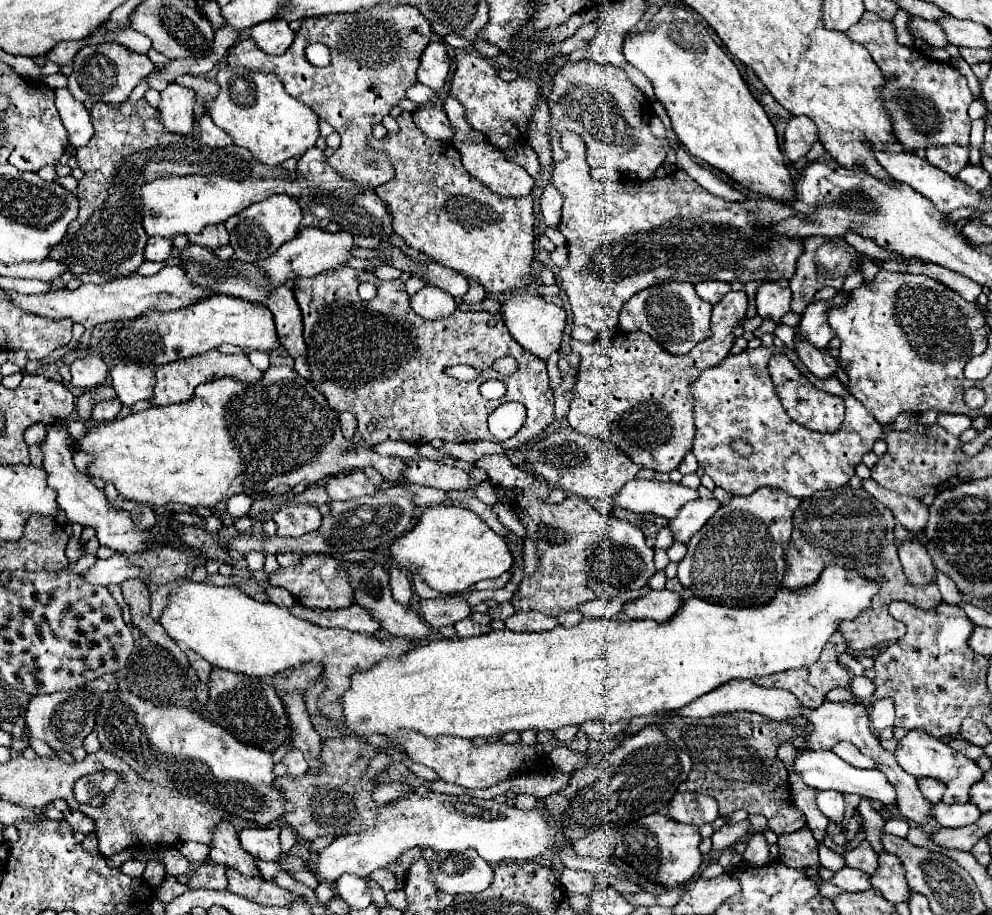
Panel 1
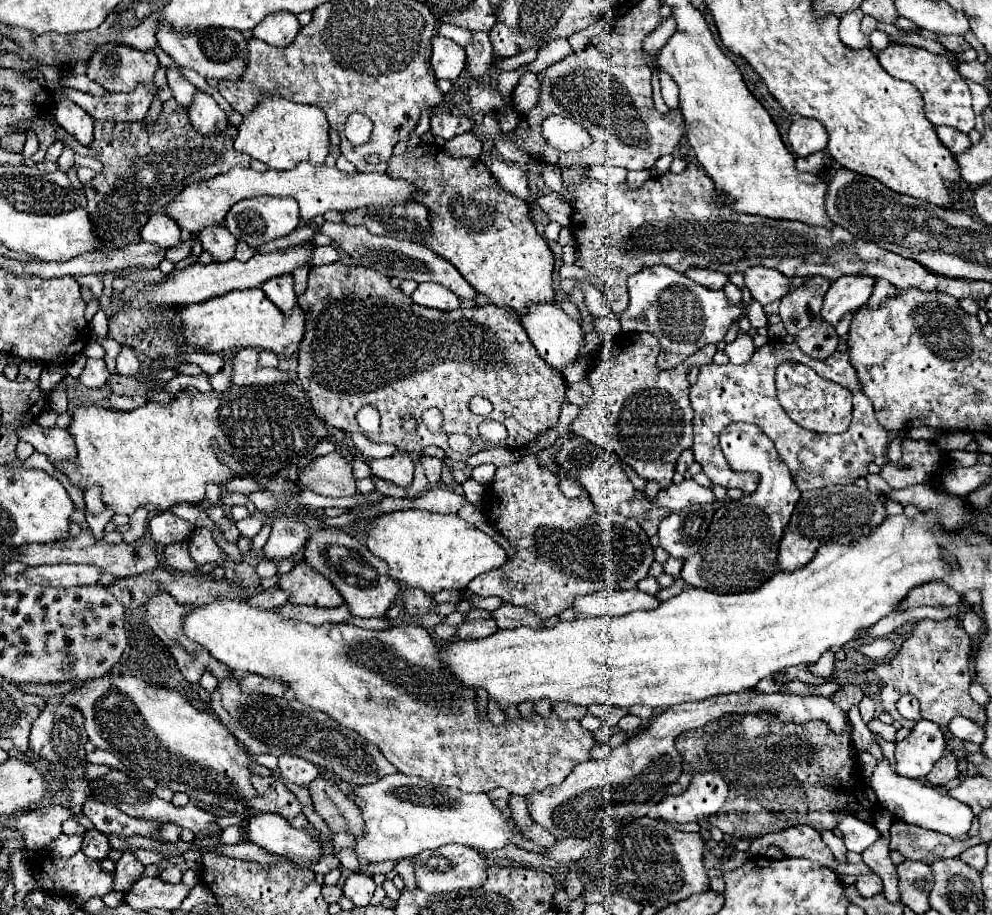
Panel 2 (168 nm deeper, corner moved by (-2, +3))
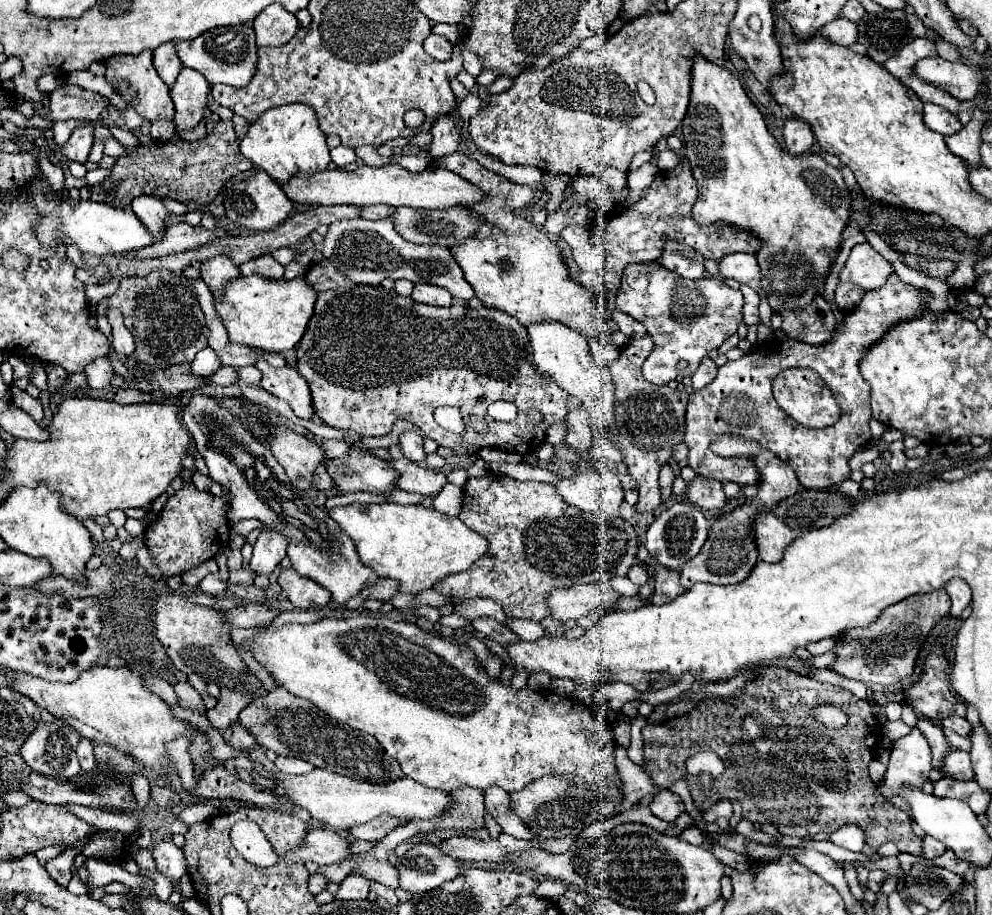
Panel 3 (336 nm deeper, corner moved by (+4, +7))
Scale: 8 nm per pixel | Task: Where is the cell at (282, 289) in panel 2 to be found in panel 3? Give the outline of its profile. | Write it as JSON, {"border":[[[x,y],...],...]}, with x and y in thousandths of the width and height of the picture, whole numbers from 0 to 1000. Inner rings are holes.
{"border":[[[263,280],[263,282],[255,282],[253,286],[247,286],[241,291],[243,293],[243,302],[255,302],[255,299],[265,299],[267,304],[285,304],[285,291],[273,280]]]}

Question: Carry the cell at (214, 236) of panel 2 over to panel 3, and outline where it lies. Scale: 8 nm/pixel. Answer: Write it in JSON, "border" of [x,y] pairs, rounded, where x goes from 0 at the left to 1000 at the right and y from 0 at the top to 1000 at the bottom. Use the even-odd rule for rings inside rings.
{"border":[[[217,280],[203,286],[203,304],[213,319],[223,319],[239,302],[243,302],[241,293],[231,284],[231,280]]]}

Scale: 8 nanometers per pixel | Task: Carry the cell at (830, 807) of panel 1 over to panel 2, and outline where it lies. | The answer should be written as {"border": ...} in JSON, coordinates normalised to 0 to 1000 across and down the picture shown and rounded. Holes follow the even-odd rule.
{"border":[[[844,890],[844,892],[846,892],[844,907],[848,907],[854,929],[870,931],[886,916],[886,907],[882,903],[874,898],[866,898],[860,890]]]}

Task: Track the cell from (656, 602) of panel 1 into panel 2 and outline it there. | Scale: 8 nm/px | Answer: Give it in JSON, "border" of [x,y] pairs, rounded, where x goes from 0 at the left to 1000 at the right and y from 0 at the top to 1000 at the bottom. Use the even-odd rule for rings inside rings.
{"border":[[[608,643],[606,647],[584,651],[578,658],[578,664],[588,675],[596,673],[630,673],[638,667],[660,667],[666,660],[662,651],[650,649],[642,643],[620,645]]]}

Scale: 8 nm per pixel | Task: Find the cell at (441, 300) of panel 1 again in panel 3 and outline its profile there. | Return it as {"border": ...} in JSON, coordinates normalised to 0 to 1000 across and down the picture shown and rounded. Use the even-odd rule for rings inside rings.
{"border":[[[418,310],[414,326],[424,332],[434,332],[434,334],[455,334],[455,321],[453,317],[436,310]]]}

